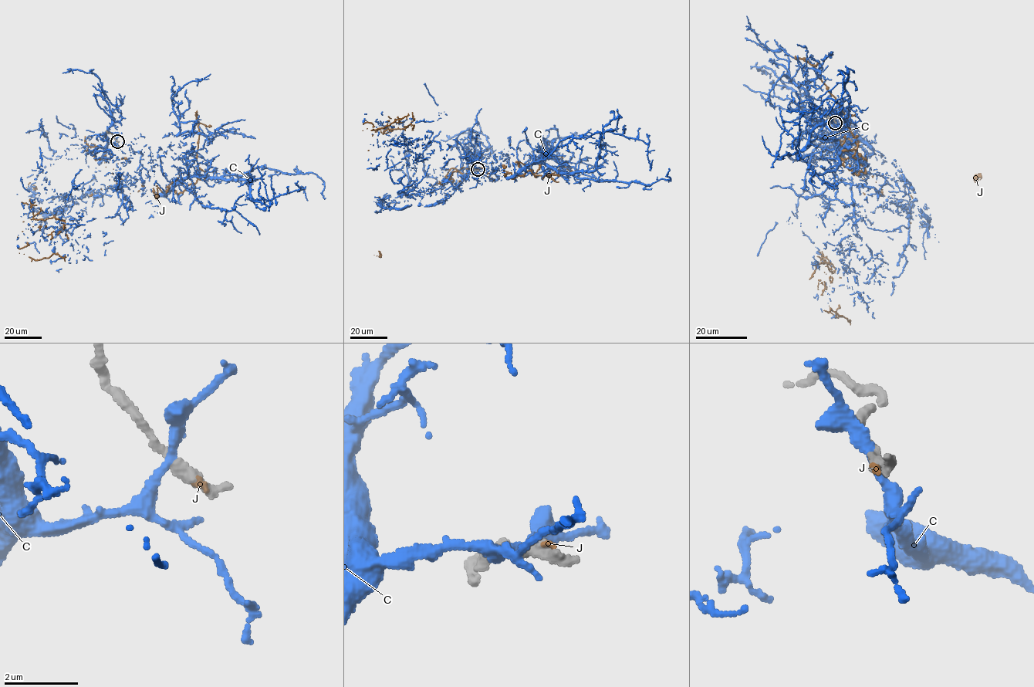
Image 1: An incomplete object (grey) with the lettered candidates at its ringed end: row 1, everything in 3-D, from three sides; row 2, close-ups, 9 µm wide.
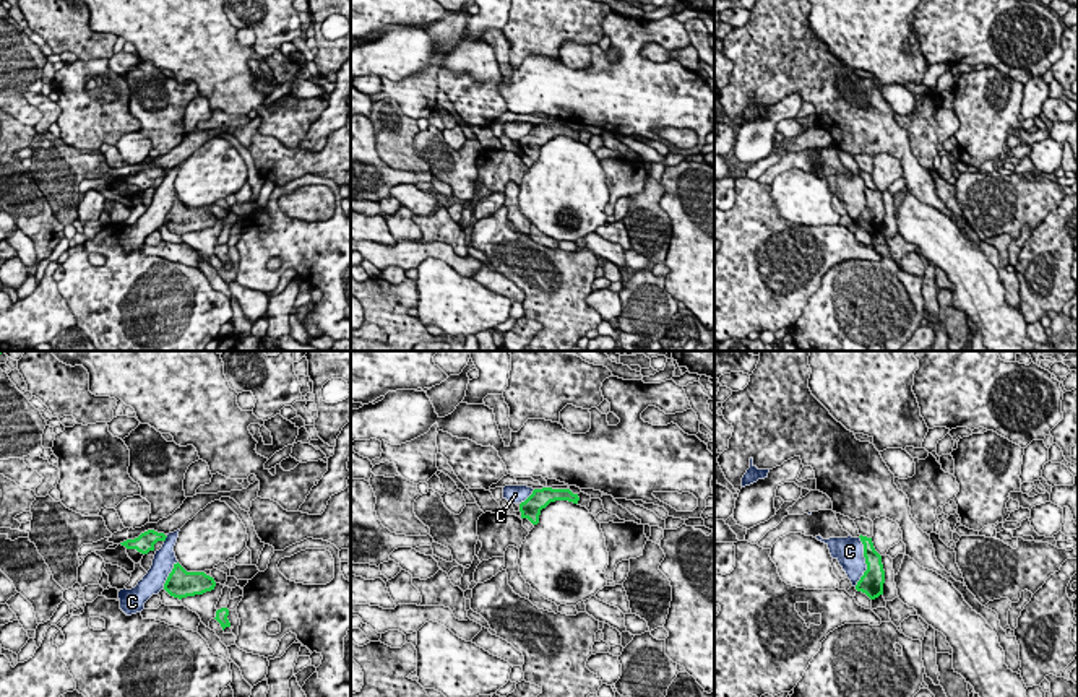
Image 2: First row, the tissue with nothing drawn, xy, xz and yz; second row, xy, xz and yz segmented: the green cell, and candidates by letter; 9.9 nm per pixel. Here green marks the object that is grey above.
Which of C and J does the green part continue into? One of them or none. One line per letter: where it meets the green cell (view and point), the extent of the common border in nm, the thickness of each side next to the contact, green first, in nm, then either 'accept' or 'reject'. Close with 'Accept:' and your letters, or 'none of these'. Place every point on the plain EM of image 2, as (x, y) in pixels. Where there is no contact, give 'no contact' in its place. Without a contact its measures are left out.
C: yz (866, 197) | 500 nm | 240/280 nm | reject
J: no contact | accept
Accept: J

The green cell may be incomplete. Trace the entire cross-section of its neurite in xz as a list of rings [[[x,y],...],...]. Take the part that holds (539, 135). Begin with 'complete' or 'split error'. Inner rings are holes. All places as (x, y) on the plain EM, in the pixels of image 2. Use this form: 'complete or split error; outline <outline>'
complete; outline [[[534,125],[533,130],[520,140],[521,154],[528,154],[533,161],[537,161],[541,146],[555,136],[568,136],[578,140],[580,133],[570,125]]]

